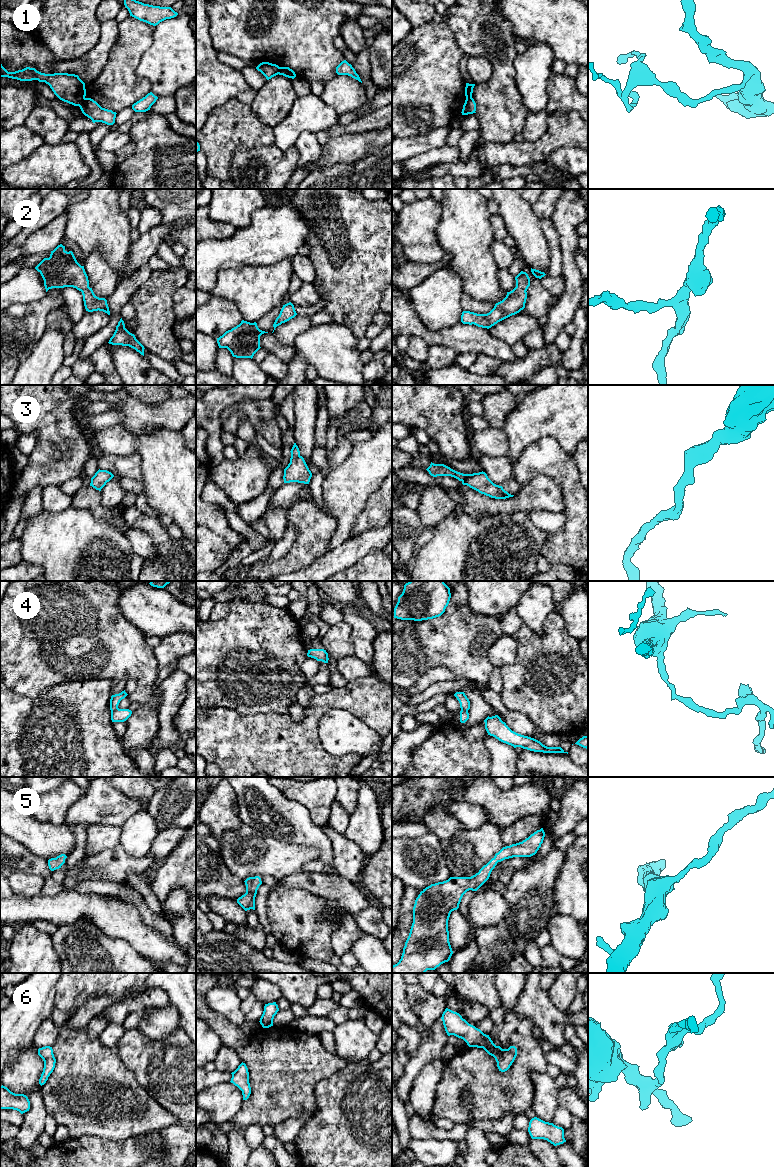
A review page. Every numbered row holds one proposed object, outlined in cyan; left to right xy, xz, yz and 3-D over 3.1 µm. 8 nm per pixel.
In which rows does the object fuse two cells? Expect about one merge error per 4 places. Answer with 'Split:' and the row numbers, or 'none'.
Split: 1, 4

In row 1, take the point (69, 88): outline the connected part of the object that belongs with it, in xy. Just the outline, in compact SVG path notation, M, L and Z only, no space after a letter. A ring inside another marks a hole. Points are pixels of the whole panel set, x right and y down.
M0 63L0 77L8 77L20 81L38 80L39 82L45 82L60 100L74 106L79 106L86 96L85 83L75 74L45 74L30 67L8 72Z

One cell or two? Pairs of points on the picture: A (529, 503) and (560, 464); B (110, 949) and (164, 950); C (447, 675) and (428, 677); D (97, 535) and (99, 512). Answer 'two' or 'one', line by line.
A: two
B: two
C: one
D: two

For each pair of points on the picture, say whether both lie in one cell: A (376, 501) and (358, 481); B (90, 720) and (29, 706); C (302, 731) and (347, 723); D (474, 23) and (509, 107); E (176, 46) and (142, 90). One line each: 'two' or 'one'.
A: two
B: one
C: two
D: one
E: two

